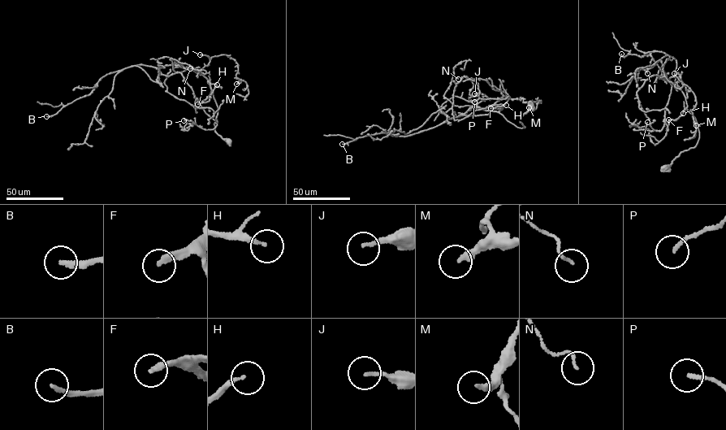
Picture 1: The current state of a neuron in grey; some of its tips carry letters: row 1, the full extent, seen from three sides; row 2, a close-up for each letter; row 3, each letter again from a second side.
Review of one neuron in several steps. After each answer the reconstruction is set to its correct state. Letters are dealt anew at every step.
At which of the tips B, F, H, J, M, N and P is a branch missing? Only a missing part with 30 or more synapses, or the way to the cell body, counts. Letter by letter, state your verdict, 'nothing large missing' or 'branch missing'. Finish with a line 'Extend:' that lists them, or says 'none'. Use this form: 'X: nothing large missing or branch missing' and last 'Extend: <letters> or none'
B: branch missing
F: branch missing
H: branch missing
J: nothing large missing
M: nothing large missing
N: nothing large missing
P: nothing large missing
Extend: B, F, H

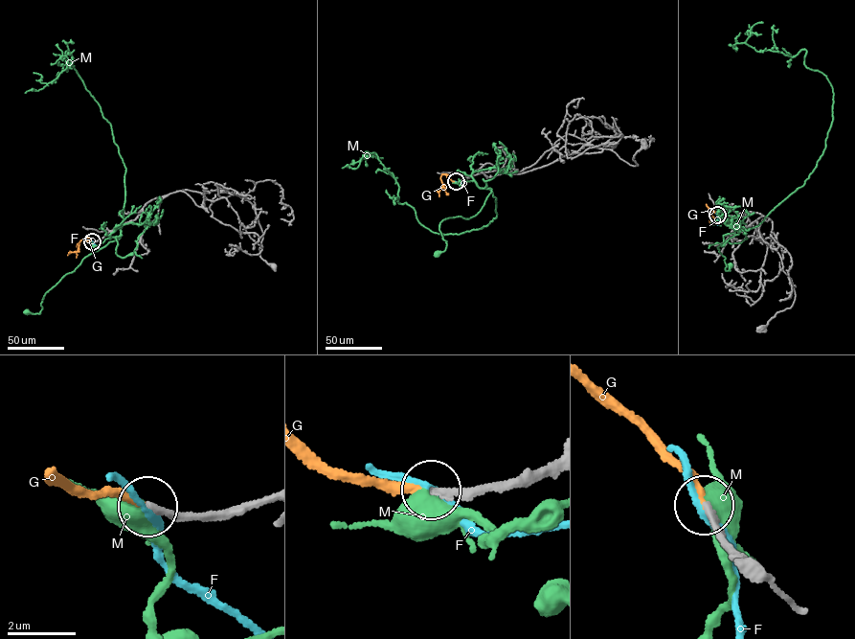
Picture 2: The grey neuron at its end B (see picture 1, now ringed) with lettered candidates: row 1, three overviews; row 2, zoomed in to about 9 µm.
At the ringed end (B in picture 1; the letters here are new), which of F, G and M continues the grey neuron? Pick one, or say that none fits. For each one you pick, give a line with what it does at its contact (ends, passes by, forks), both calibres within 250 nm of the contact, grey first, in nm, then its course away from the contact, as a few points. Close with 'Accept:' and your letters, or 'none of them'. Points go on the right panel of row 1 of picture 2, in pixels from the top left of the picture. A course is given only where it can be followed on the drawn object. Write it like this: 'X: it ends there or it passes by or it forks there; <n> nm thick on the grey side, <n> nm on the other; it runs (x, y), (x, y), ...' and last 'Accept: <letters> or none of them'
G: it ends there; 200 nm thick on the grey side, 190 nm on the other; it runs (717, 215), (706, 205), (710, 210), (709, 216), (714, 218)
Accept: G

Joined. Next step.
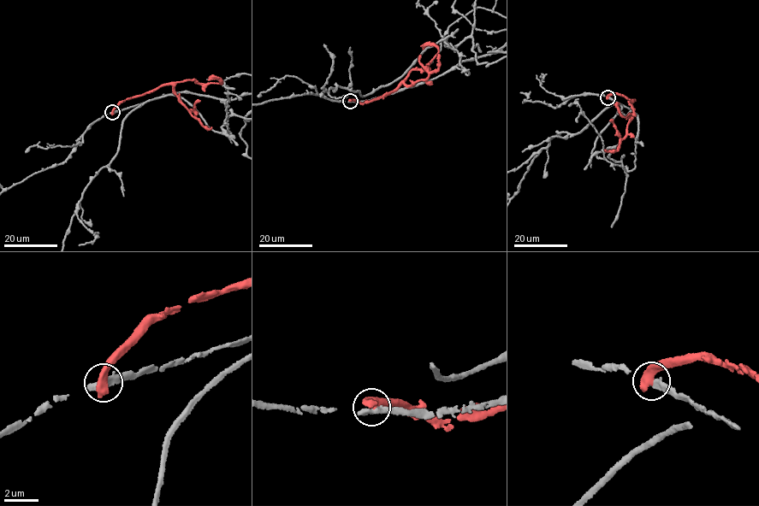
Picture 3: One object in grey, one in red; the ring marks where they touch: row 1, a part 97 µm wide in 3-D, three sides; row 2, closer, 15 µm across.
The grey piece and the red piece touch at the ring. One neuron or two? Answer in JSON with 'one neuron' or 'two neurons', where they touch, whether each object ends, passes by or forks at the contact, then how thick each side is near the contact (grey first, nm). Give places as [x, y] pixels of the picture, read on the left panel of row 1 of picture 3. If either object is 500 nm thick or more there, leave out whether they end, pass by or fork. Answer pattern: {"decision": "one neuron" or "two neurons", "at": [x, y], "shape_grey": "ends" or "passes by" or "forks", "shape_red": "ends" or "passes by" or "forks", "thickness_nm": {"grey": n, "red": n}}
{"decision": "two neurons", "at": [112, 112], "thickness_nm": {"grey": 480, "red": 600}}

